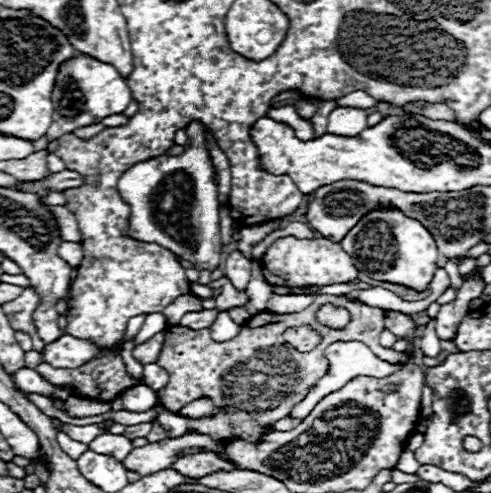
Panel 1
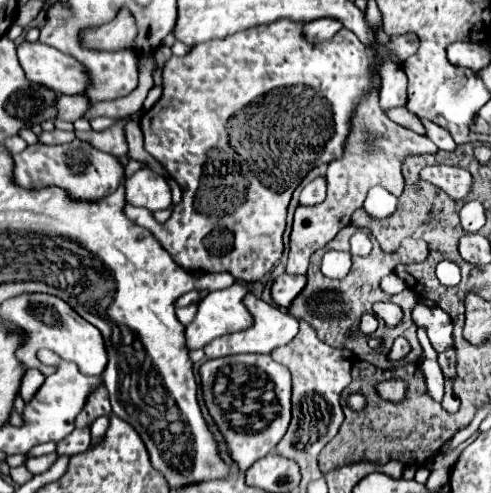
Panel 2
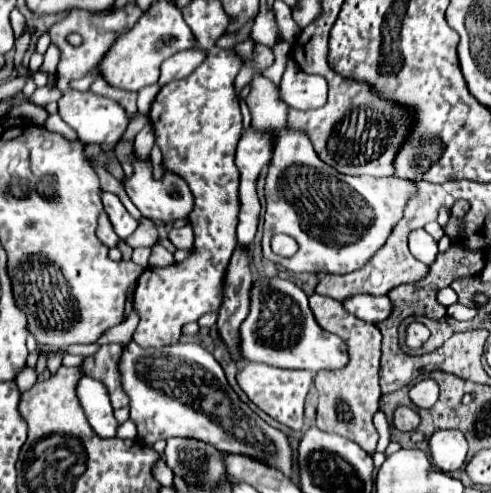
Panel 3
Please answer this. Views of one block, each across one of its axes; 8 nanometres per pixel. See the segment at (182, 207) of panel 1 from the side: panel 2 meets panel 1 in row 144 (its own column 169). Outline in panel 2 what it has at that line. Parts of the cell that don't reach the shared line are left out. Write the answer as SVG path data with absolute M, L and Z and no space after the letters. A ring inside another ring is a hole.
M140 168L132 178L126 178L126 202L148 208L150 212L166 210L172 206L170 186L160 174Z

